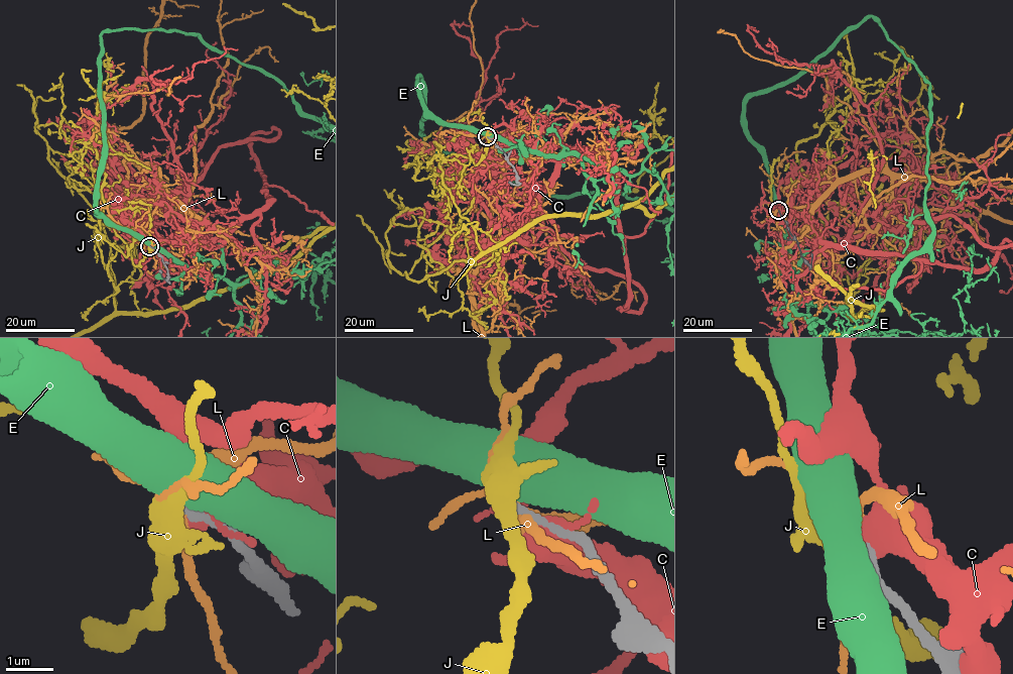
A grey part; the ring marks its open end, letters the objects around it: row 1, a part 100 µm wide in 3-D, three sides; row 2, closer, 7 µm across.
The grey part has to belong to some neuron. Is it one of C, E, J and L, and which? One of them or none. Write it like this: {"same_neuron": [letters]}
{"same_neuron": ["J"]}

